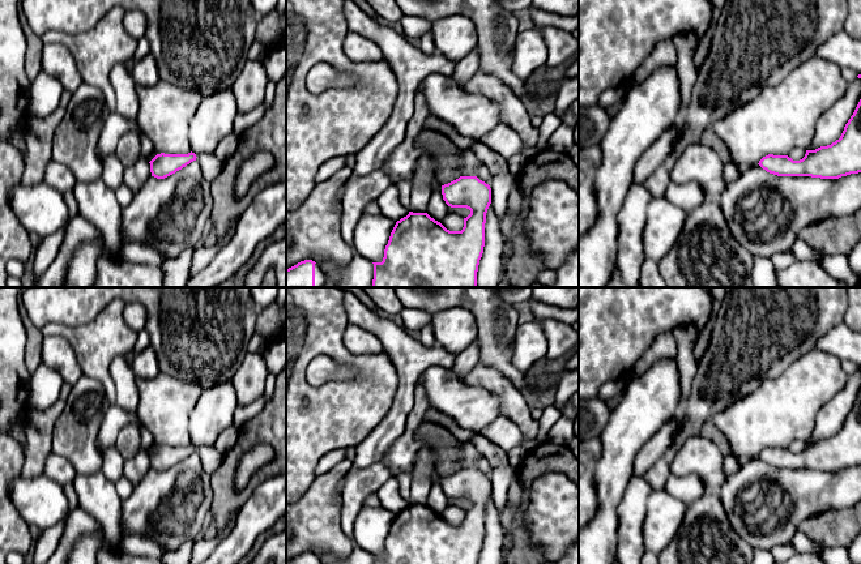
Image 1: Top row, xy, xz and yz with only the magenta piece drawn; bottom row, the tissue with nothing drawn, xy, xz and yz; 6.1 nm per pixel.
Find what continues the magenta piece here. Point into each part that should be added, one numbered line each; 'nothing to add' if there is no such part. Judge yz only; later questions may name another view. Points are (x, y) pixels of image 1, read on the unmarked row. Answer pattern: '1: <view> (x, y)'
nothing to add

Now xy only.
nothing to add

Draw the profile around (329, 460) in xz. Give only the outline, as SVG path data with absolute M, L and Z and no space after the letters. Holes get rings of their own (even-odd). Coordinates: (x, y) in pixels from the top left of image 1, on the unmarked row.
M346 449L332 450L320 458L316 466L316 475L329 471L334 465L346 458Z

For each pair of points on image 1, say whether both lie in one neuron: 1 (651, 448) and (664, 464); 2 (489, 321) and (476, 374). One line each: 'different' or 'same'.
1: different
2: different

